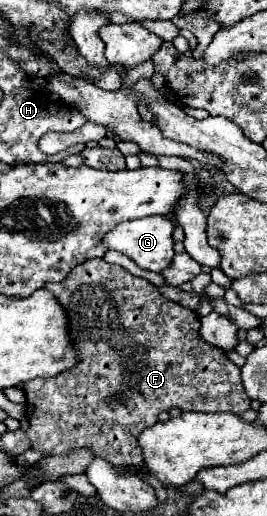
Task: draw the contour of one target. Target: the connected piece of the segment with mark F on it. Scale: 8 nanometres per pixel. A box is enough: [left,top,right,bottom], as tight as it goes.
[24,258,250,470]

